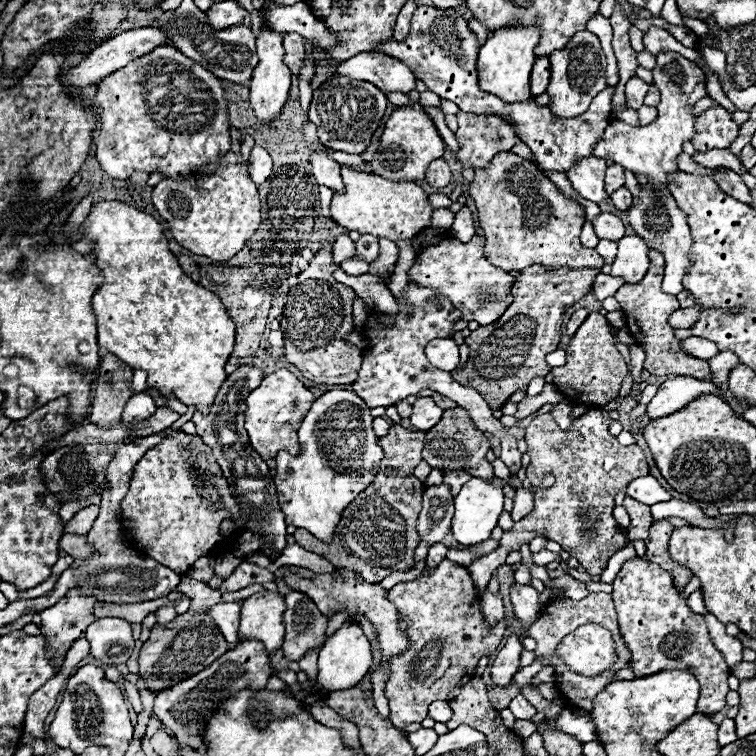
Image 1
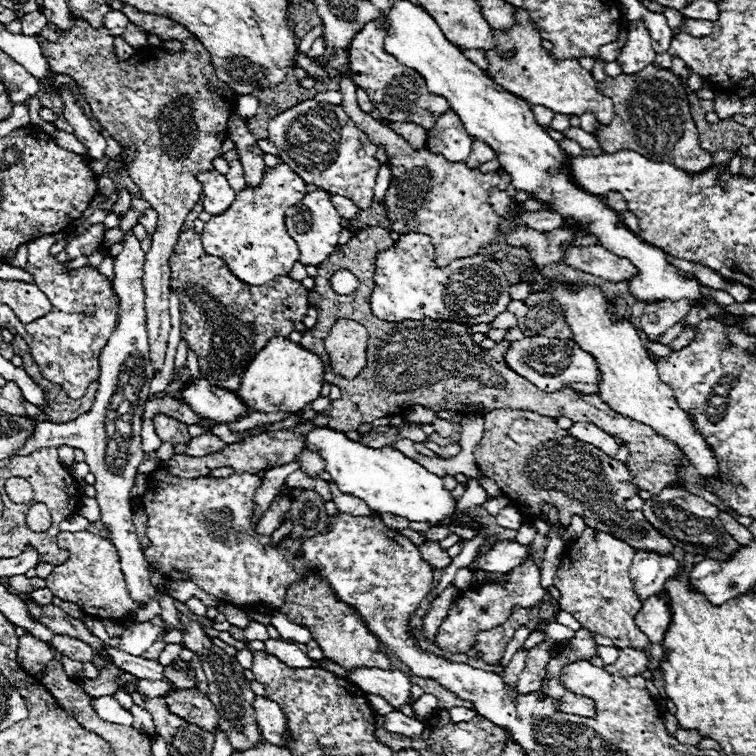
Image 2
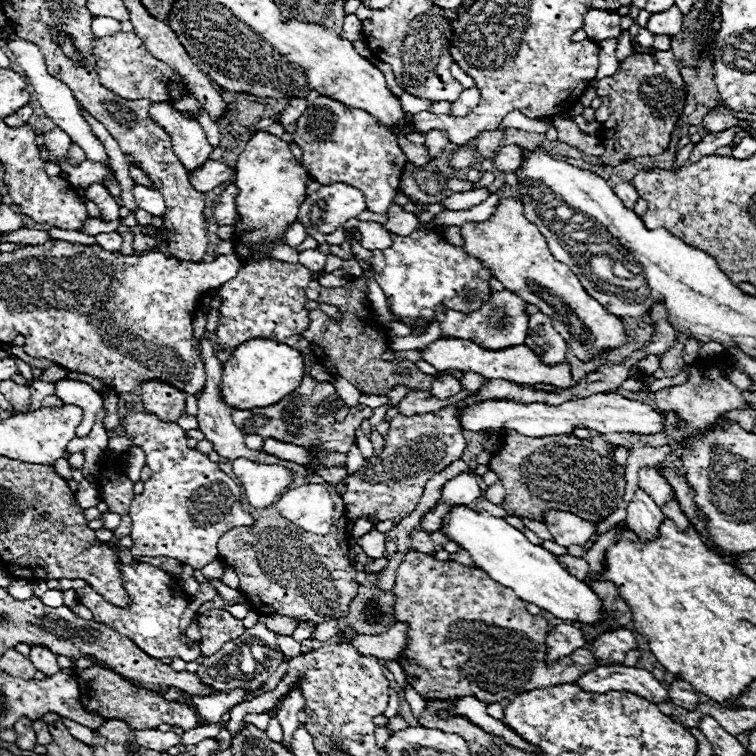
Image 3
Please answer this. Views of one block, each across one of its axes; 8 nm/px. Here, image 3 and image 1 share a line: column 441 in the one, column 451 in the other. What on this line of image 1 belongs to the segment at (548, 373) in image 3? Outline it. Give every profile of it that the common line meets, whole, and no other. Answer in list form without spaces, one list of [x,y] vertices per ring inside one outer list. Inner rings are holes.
[[[436,338],[432,342],[428,342],[426,346],[426,356],[432,362],[432,366],[452,372],[456,370],[460,356],[458,356],[458,346],[452,338]]]

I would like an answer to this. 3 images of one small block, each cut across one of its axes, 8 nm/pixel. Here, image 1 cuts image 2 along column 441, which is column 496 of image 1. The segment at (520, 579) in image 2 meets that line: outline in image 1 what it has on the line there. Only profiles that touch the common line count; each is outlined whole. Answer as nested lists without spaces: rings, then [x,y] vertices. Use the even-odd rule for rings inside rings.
[[[442,560],[428,576],[412,582],[400,582],[388,590],[388,600],[400,614],[400,626],[410,646],[404,654],[388,660],[390,676],[384,694],[390,702],[390,722],[404,736],[404,728],[426,718],[426,706],[434,698],[452,700],[462,686],[474,676],[474,668],[482,656],[490,656],[502,642],[506,622],[498,622],[488,630],[484,624],[480,596],[474,590],[468,570],[452,560]]]

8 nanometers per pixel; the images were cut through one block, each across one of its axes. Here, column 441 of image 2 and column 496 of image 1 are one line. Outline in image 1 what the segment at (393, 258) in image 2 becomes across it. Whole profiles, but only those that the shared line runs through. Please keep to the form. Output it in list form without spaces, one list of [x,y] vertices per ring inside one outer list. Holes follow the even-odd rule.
[[[452,236],[442,238],[438,244],[428,246],[416,254],[416,262],[408,270],[408,276],[416,286],[430,288],[436,296],[448,298],[454,308],[462,312],[462,320],[476,320],[482,326],[496,322],[512,302],[510,290],[514,284],[514,276],[488,262],[488,258],[484,256],[482,236],[474,236],[466,244]]]

